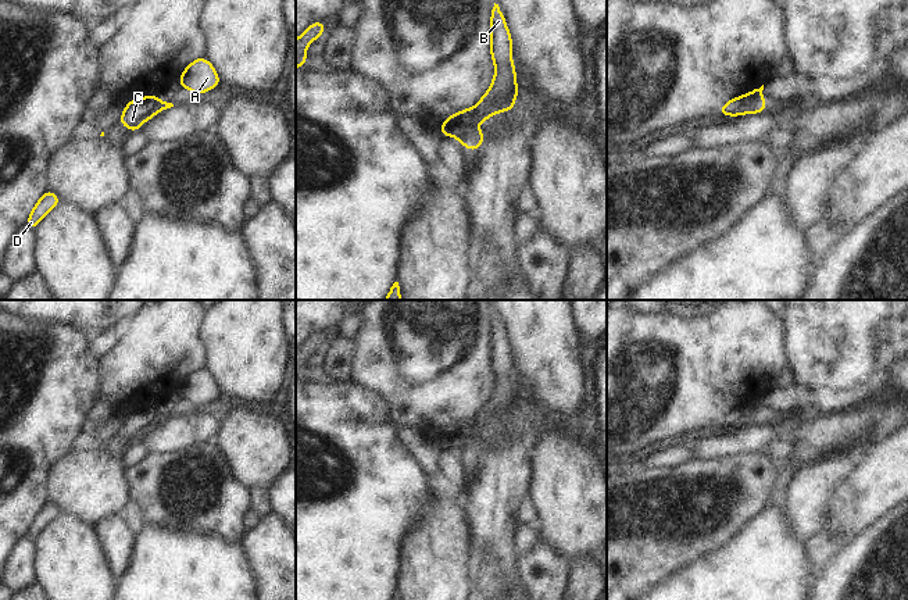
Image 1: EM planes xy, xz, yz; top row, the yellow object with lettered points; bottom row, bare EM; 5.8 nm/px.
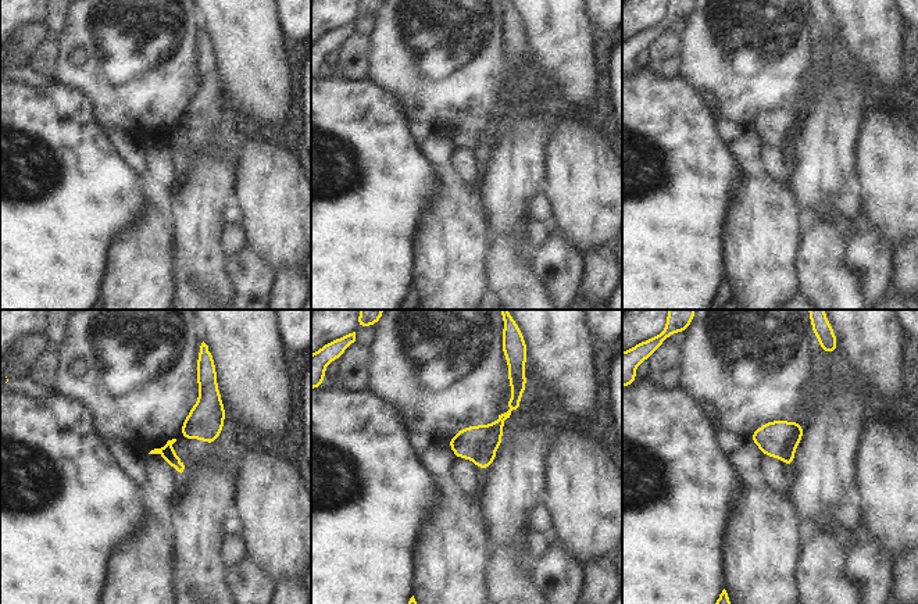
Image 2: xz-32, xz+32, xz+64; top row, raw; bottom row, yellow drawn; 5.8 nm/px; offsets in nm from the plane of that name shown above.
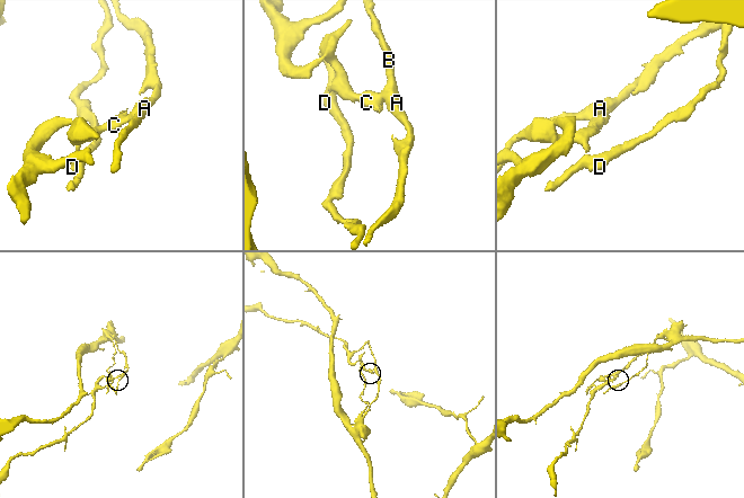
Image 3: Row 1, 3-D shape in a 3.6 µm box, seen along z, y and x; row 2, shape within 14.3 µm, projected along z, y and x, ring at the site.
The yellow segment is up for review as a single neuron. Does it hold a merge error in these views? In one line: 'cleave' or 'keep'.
cleave

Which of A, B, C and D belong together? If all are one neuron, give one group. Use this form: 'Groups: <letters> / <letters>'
Groups: A B D / C

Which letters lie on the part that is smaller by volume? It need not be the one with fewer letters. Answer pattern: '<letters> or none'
C

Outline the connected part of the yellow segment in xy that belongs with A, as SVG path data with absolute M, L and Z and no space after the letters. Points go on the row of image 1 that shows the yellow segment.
M203 56L193 60L180 74L179 85L197 96L212 90L221 83L214 65Z

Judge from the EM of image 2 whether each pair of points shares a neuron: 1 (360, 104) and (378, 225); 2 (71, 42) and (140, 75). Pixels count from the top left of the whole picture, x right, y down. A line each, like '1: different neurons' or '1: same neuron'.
1: same neuron
2: same neuron

